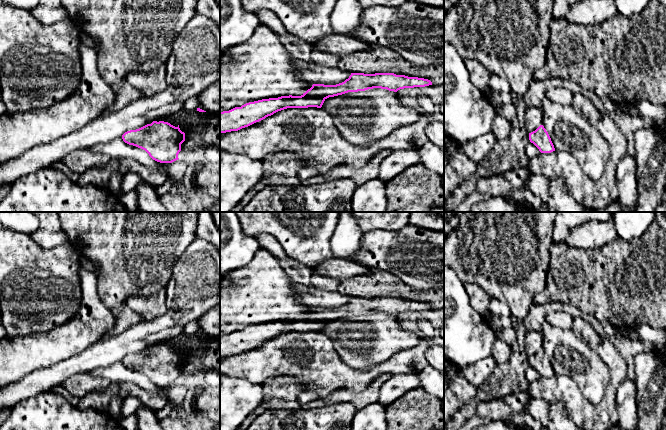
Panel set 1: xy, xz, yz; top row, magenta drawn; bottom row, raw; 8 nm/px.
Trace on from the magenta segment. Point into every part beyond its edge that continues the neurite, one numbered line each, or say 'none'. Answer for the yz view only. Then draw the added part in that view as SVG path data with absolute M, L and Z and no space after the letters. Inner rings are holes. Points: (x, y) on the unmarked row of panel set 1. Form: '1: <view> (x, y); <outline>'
none

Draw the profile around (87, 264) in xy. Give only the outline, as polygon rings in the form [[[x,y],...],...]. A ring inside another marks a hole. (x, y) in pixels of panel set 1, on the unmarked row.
[[[80,257],[80,263],[85,270],[90,271],[94,273],[95,275],[97,275],[98,267],[91,260],[85,257]]]

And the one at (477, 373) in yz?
[[[489,356],[470,365],[461,368],[463,376],[474,386],[481,386],[494,372],[495,362],[493,356]]]

